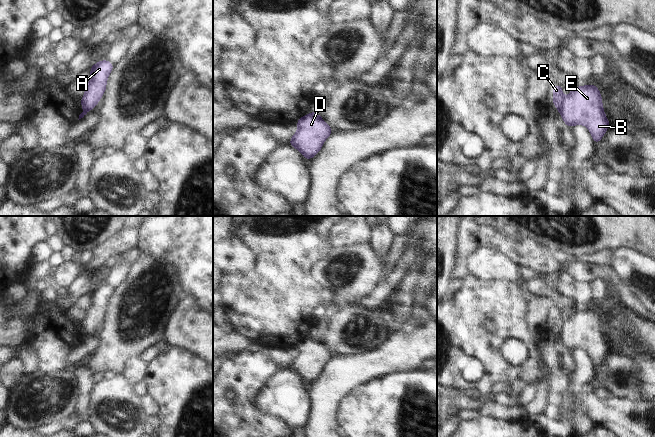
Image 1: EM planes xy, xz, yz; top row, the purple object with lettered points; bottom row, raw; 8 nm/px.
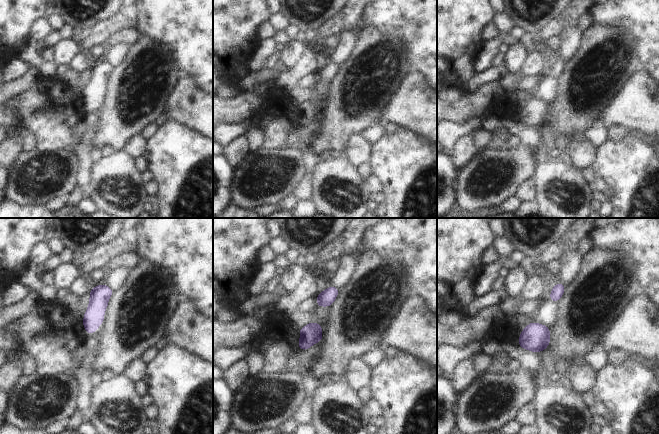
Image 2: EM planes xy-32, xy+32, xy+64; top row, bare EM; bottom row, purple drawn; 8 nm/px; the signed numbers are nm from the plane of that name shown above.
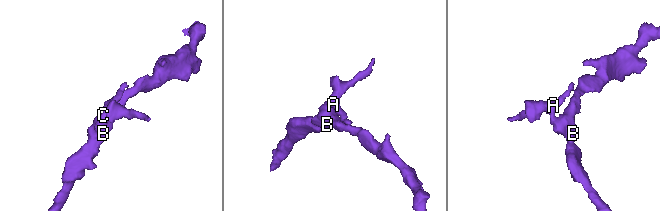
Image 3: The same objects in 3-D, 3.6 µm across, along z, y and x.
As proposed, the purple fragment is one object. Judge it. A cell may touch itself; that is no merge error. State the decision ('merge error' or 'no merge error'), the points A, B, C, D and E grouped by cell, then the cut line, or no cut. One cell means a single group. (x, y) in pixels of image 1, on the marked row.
merge error; A C / B D E; cut in xy along (81, 100), (86, 106), (94, 107)

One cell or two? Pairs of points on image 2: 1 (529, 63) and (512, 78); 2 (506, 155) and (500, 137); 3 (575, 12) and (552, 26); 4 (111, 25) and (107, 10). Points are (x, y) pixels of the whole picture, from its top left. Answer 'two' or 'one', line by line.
1: one
2: two
3: one
4: two

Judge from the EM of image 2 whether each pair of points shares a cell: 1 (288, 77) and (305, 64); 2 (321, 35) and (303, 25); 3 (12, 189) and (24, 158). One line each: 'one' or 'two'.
1: one
2: two
3: one

